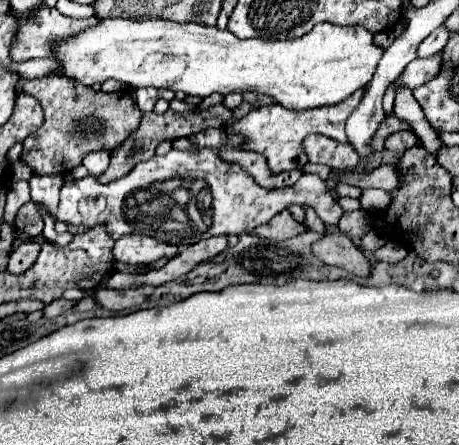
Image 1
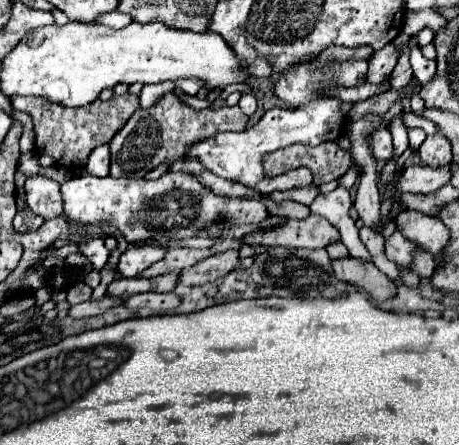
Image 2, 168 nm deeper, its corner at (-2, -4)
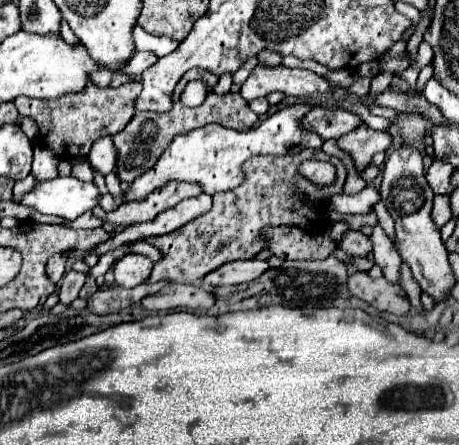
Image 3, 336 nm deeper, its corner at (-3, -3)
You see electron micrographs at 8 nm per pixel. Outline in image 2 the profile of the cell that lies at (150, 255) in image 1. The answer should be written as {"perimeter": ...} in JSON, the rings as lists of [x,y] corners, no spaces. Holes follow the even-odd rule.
{"perimeter":[[[128,246],[128,250],[120,256],[118,272],[122,278],[136,278],[140,276],[150,264],[162,260],[166,248],[162,246]]]}

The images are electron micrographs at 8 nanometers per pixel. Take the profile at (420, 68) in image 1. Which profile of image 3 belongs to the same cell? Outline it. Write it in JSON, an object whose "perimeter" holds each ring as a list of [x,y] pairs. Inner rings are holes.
{"perimeter":[[[317,105],[303,117],[303,127],[319,133],[323,139],[339,139],[361,125],[363,125],[361,117],[343,107]]]}

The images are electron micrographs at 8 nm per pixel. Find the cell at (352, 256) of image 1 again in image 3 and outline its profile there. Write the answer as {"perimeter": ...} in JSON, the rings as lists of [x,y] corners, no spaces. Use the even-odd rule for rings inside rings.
{"perimeter":[[[353,271],[347,277],[347,287],[355,297],[379,311],[391,311],[395,315],[405,315],[409,311],[409,299],[401,285],[389,283],[385,277],[371,279],[365,271]]]}

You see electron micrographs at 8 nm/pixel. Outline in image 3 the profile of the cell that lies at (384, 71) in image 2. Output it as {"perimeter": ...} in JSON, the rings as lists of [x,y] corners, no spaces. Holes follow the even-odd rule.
{"perimeter":[[[339,69],[339,71],[331,71],[331,73],[327,73],[325,79],[329,79],[329,81],[335,83],[335,85],[341,85],[341,87],[351,87],[353,81],[355,81],[357,77],[353,75],[351,69]]]}

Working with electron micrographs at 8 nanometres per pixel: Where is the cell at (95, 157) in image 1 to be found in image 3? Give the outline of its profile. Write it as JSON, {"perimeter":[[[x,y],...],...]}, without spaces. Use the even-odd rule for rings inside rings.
{"perimeter":[[[111,137],[97,139],[95,147],[91,147],[91,153],[89,153],[89,161],[93,169],[99,171],[101,175],[107,175],[115,169],[115,159],[117,159],[117,153],[115,153]]]}

